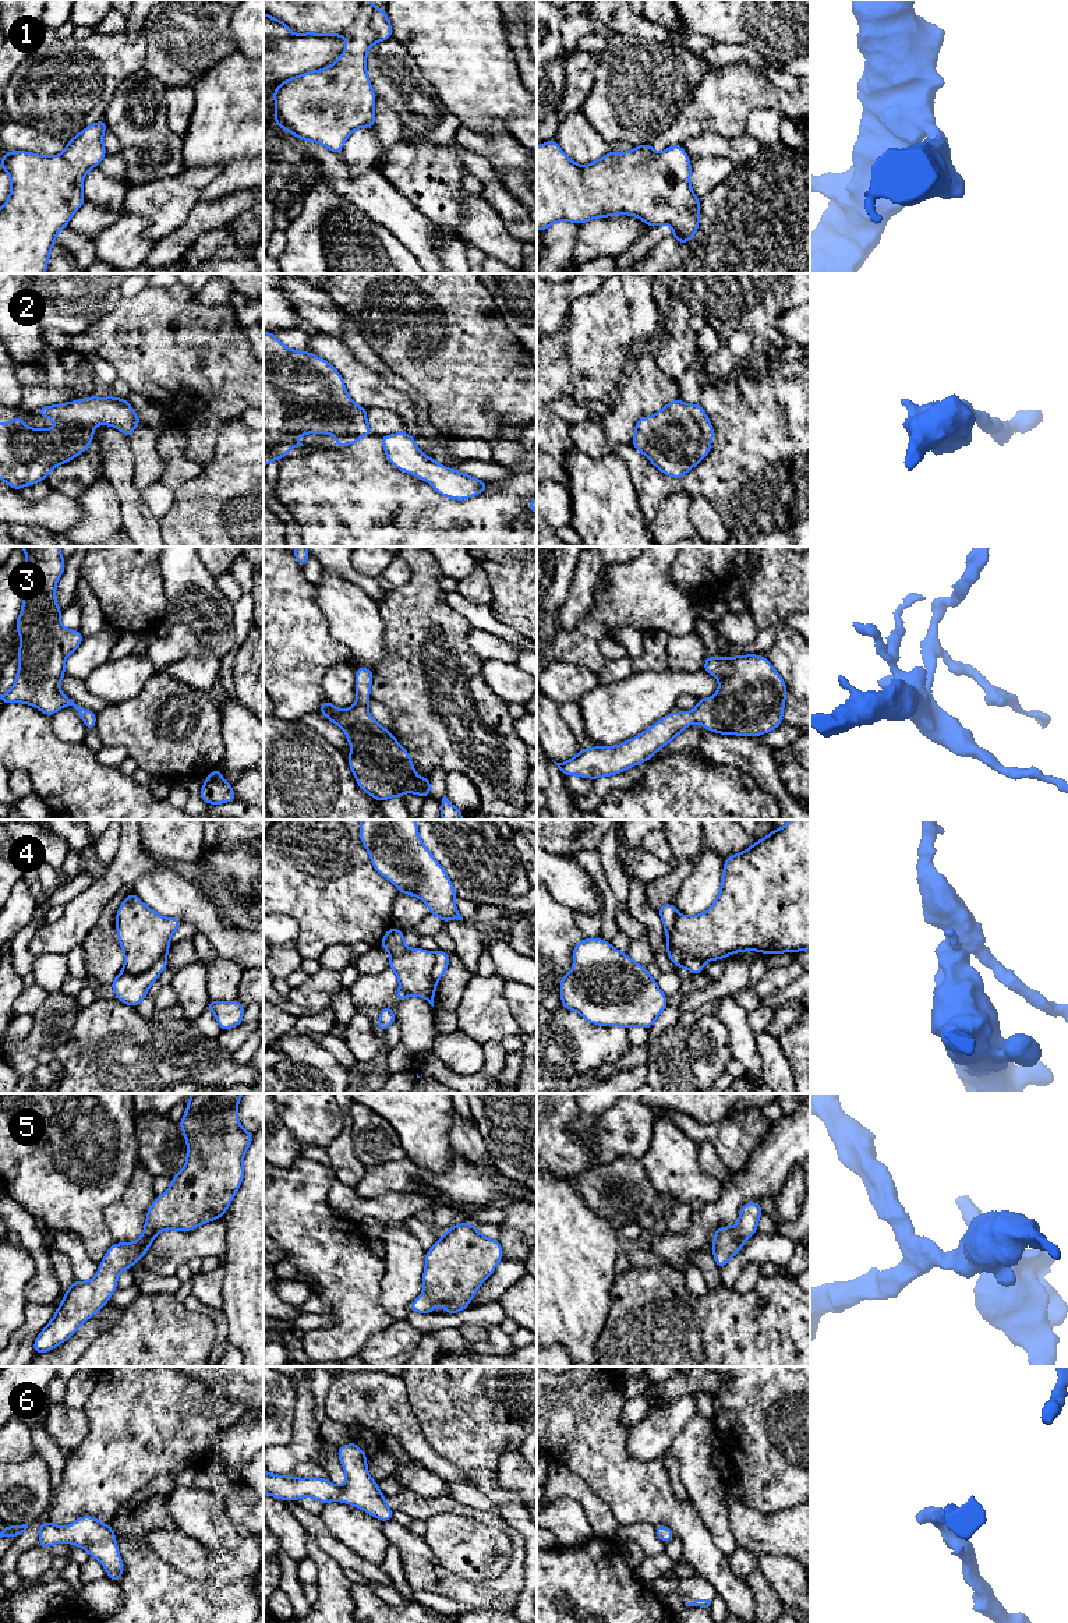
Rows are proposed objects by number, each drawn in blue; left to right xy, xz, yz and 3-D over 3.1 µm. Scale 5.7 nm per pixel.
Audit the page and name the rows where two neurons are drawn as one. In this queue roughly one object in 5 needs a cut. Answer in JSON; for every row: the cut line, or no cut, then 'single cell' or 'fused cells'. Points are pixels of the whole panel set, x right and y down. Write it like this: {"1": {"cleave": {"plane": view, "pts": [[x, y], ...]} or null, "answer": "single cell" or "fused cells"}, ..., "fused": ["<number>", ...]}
{"1": {"cleave": null, "answer": "single cell"}, "2": {"cleave": null, "answer": "single cell"}, "3": {"cleave": null, "answer": "single cell"}, "4": {"cleave": {"plane": "xy", "pts": [[166, 951], [140, 973], [128, 973], [123, 969]]}, "answer": "fused cells"}, "5": {"cleave": null, "answer": "single cell"}, "6": {"cleave": null, "answer": "single cell"}, "fused": ["4"]}

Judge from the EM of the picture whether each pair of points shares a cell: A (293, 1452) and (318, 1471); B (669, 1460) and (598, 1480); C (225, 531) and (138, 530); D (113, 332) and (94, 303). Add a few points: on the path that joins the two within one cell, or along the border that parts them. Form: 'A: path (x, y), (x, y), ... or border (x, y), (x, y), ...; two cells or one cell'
A: border (319, 1464), (299, 1463), (289, 1473); two cells
B: border (660, 1457), (672, 1494); two cells
C: border (158, 519), (161, 531); two cells
D: border (121, 296), (115, 308), (95, 319); two cells

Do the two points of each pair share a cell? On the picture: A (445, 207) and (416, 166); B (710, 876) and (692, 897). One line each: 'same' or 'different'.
A: same
B: same

